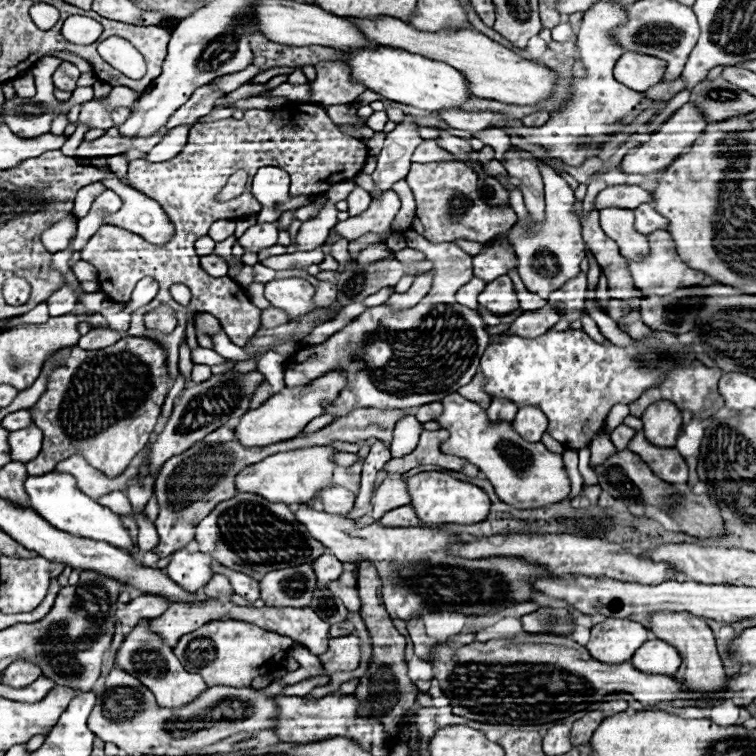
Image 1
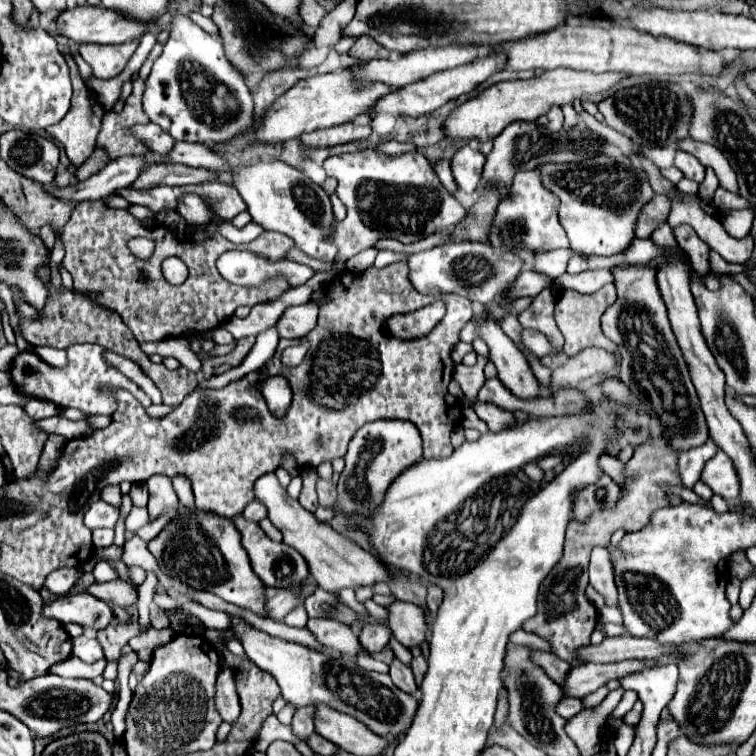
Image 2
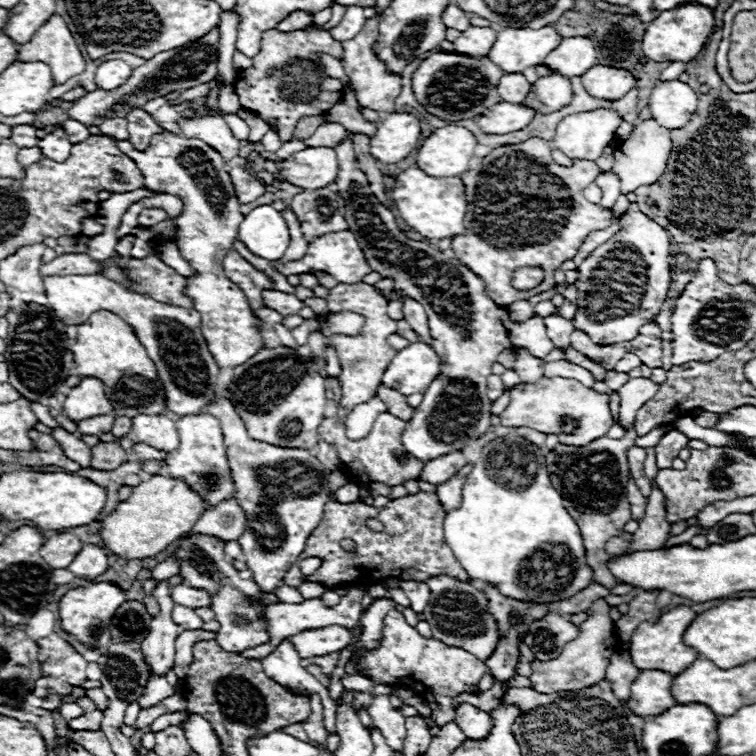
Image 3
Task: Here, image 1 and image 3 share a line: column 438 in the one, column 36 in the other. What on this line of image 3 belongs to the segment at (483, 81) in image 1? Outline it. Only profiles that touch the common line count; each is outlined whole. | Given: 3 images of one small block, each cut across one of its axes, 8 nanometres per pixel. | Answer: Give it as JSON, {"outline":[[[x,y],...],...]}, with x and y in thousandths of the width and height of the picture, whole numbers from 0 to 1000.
{"outline":[[[74,19],[48,40],[40,56],[24,63],[22,79],[63,85],[74,111],[85,111],[95,101],[111,95],[114,87],[87,29]]]}

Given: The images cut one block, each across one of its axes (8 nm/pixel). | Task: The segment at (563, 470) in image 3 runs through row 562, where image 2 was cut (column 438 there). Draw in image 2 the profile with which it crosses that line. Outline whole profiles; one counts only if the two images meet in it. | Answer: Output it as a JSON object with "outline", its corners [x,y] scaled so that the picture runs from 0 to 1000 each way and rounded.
{"outline":[[[566,772],[566,795],[565,800],[570,804],[570,811],[577,812],[577,807],[579,807],[579,802],[582,802],[582,796],[585,796],[585,780],[579,778],[579,775],[574,772]]]}

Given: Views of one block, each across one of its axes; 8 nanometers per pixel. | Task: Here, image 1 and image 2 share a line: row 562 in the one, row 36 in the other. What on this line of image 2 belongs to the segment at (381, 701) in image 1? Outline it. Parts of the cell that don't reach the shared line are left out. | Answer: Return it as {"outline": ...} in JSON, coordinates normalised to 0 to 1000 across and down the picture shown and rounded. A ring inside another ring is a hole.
{"outline":[[[476,48],[460,71],[468,74],[468,77],[479,77],[484,82],[492,79],[492,77],[513,77],[516,66],[505,63],[500,56],[487,56],[487,53],[492,53],[492,50],[489,48]],[[487,74],[492,74],[492,77],[487,77]]]}

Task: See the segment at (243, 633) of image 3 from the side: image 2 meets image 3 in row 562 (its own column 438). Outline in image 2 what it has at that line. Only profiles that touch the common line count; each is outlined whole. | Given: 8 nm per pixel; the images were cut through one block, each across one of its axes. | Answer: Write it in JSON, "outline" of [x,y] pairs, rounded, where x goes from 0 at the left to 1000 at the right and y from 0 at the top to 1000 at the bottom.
{"outline":[[[495,198],[437,206],[429,214],[437,235],[447,238],[444,259],[458,272],[458,288],[444,294],[439,320],[447,325],[444,347],[458,349],[468,336],[495,325],[503,315],[545,323],[566,310],[598,302],[616,286],[611,270],[577,238],[569,214],[556,201],[511,206]]]}

